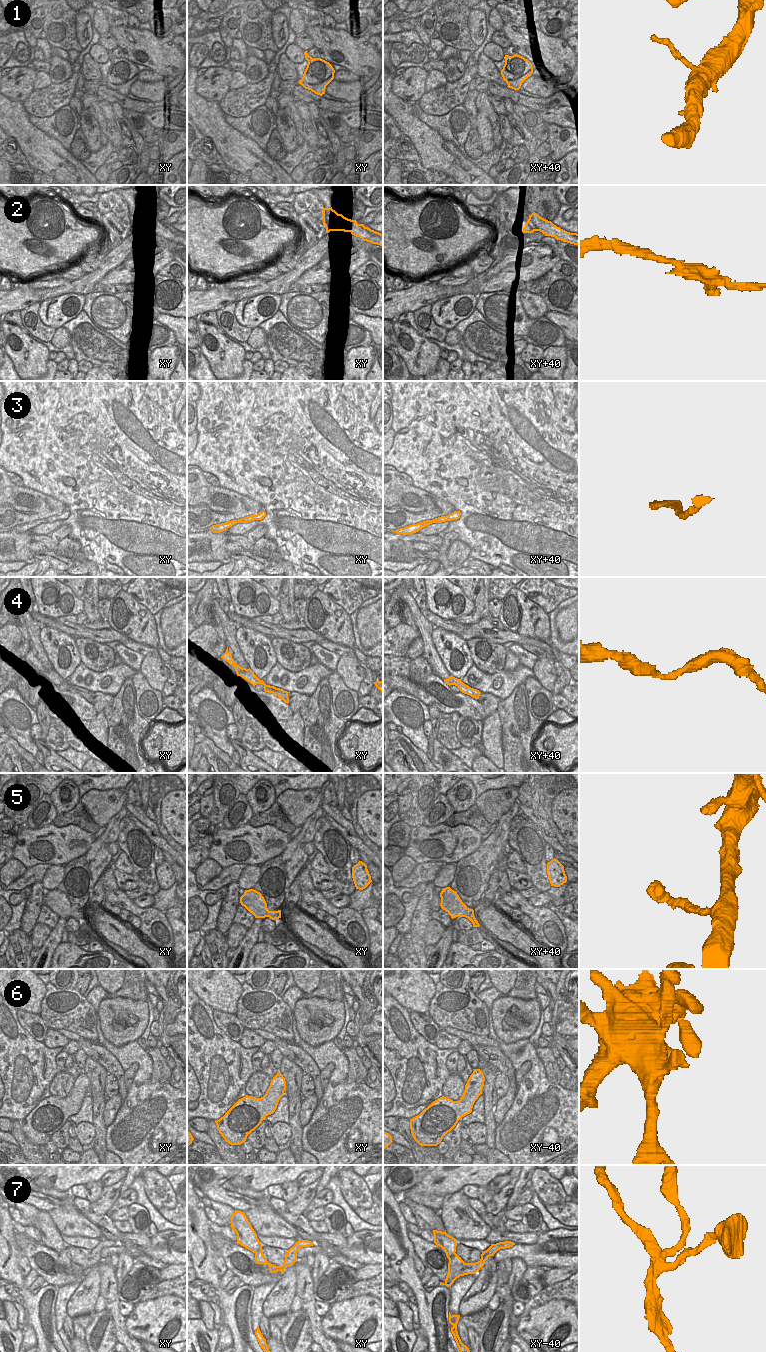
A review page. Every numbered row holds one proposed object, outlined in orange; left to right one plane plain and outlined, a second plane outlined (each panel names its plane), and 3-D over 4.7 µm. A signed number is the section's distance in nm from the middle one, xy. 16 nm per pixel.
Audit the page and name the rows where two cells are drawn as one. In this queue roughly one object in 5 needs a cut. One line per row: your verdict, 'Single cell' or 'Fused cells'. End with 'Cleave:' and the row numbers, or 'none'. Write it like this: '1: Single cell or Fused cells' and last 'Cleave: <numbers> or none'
1: Single cell
2: Single cell
3: Single cell
4: Single cell
5: Single cell
6: Single cell
7: Fused cells
Cleave: 7

